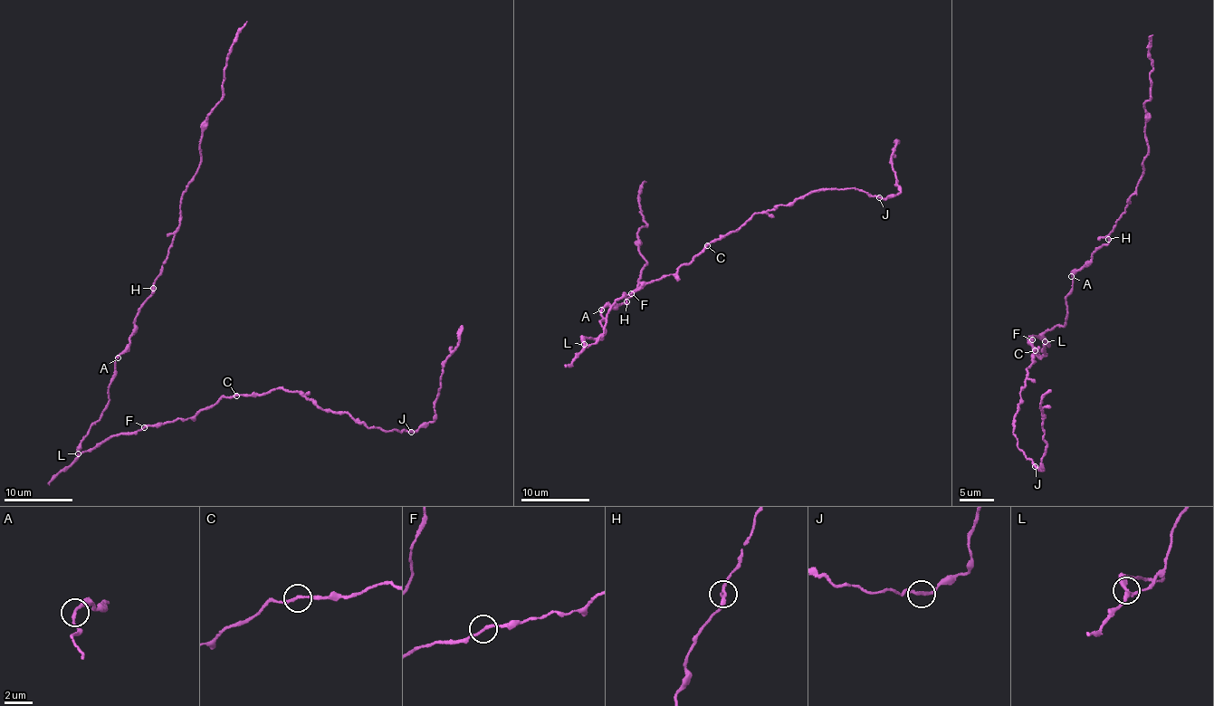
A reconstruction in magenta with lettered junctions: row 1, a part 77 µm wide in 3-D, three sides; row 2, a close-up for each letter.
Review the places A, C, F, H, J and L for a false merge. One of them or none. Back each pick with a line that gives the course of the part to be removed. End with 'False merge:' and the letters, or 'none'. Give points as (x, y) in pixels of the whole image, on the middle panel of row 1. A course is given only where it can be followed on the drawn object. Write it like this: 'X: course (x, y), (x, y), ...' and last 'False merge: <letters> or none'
False merge: none

